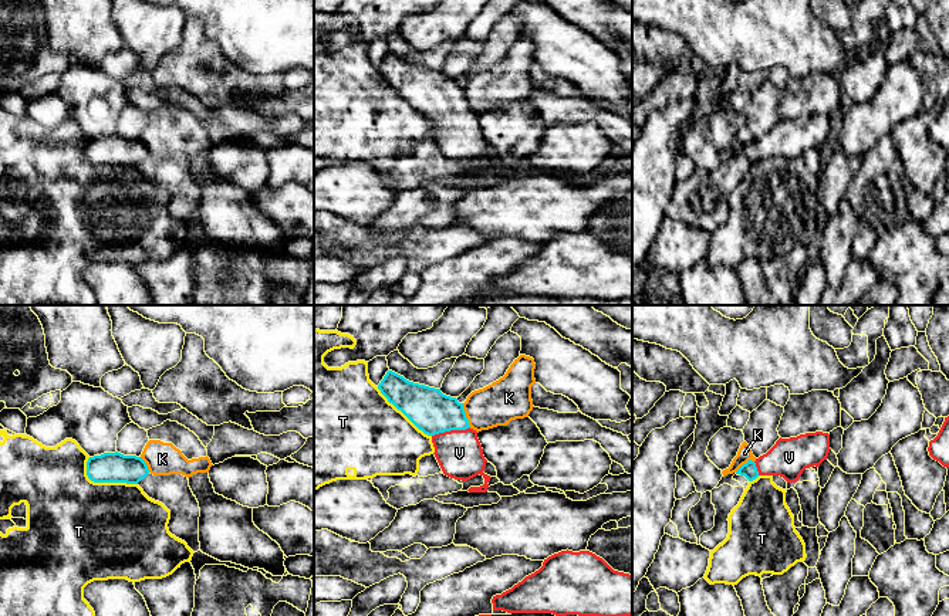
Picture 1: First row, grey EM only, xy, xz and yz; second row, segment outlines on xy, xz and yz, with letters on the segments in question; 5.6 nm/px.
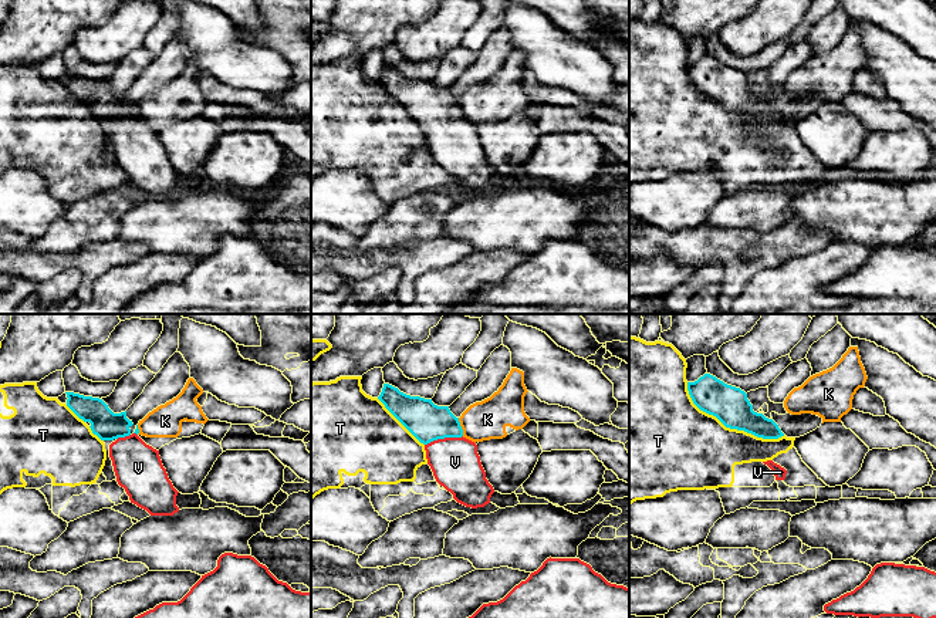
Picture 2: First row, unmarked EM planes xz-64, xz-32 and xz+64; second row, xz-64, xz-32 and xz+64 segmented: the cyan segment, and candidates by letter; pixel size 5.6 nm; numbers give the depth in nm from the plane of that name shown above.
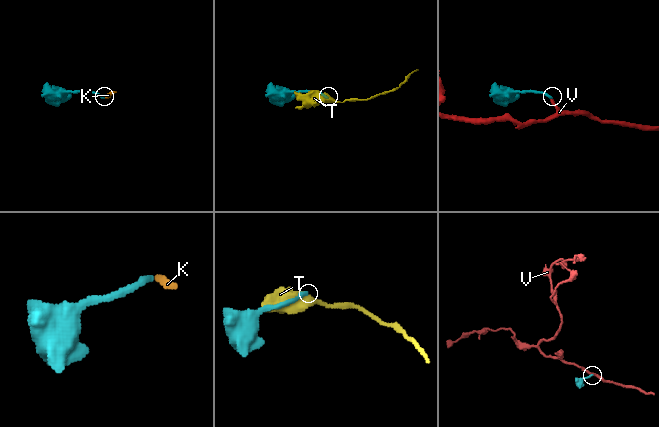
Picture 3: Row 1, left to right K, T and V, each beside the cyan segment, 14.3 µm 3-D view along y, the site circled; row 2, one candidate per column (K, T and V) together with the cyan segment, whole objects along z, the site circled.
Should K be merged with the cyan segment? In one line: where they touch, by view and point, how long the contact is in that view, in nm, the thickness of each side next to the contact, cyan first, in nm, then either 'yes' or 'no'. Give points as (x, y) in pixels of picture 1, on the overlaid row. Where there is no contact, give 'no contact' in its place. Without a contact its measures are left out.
xz (465, 415) | 140 nm | 240/240 nm | no

